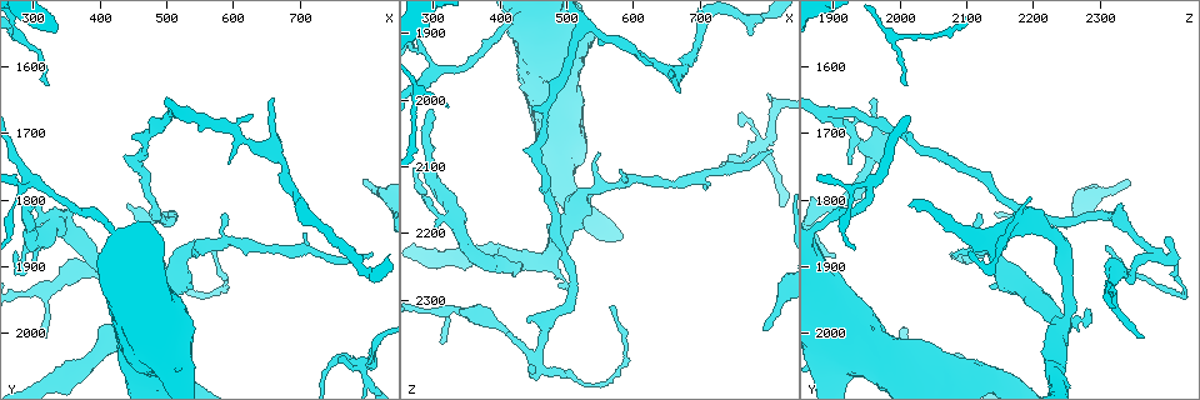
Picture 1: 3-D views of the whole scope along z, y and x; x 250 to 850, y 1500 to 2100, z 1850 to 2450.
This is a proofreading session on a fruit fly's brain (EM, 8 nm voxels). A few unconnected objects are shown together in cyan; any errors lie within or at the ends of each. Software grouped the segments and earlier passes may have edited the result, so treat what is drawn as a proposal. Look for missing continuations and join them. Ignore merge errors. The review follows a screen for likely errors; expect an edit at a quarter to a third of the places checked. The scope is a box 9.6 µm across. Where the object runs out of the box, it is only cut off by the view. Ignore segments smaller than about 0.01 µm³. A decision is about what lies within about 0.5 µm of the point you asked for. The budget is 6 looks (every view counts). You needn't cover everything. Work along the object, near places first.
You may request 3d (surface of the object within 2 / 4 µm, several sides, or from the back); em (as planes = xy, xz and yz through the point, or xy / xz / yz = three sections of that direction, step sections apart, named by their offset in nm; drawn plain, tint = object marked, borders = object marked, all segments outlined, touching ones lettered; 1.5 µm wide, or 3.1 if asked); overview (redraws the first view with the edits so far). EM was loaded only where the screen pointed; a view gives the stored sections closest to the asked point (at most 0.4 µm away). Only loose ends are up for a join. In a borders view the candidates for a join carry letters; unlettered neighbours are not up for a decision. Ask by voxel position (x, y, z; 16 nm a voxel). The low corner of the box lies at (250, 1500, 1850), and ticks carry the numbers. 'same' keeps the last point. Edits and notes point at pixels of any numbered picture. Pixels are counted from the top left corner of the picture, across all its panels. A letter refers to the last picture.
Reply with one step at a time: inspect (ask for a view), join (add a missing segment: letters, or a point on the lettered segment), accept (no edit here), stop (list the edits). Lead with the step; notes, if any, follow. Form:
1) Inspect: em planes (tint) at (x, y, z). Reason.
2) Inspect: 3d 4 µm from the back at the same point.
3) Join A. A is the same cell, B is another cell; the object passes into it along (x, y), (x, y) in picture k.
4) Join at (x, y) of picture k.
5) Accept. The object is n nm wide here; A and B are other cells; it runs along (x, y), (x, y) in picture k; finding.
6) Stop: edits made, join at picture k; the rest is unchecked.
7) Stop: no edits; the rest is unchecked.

Inspect: em planes (borders) at (295, 1810, 2015). Branch stops here.

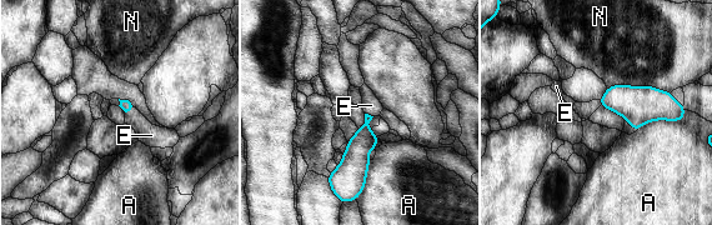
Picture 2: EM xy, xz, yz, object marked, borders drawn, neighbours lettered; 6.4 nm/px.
Join E. E is the same cell, A and N are other cells; the object passes into it along (125, 105), (128, 110), (151, 135) in picture 2; the neuron continues.

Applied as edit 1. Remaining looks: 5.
Inspect: overview. Redraw.

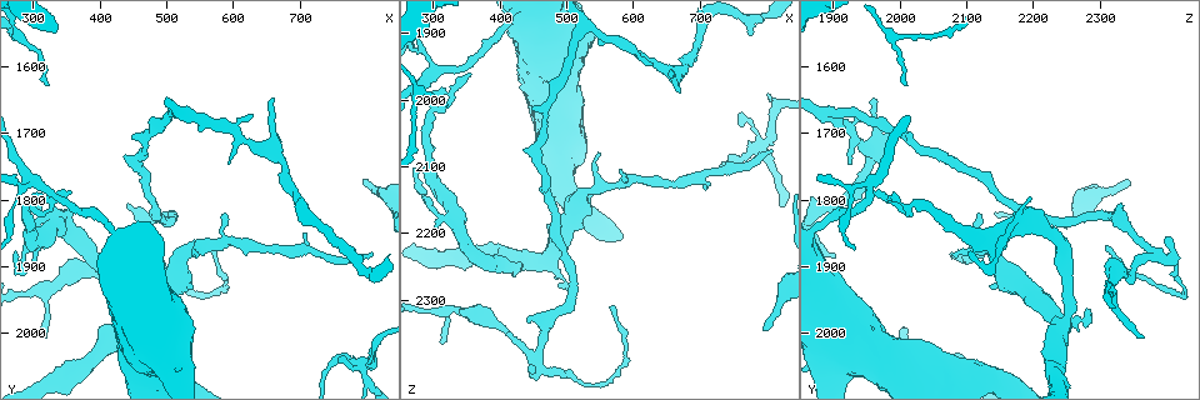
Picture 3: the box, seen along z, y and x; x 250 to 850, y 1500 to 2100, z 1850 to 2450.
Inspect: 3d 2 µm at (595, 1750, 1925).

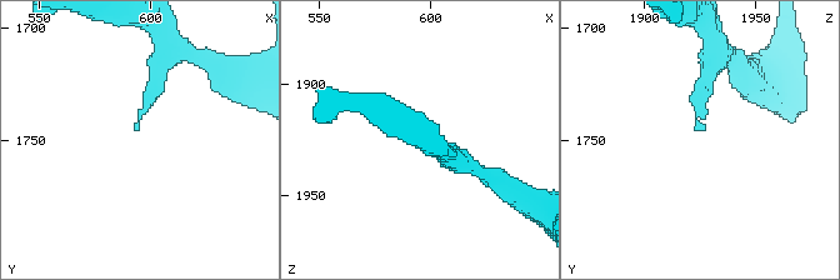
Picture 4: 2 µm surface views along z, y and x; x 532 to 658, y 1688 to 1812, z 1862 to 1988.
Inspect: em xz step 8 (tint) at (593, 1744, 1923).

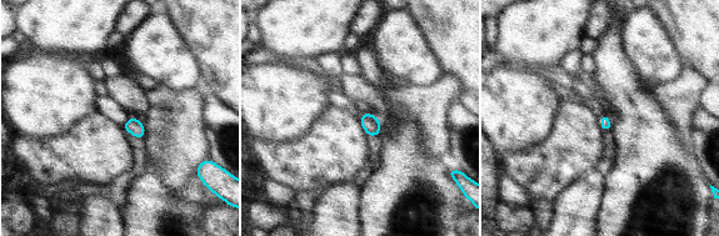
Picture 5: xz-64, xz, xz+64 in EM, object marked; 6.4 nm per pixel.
Inspect: em yz step 8 (borders) at the same point.

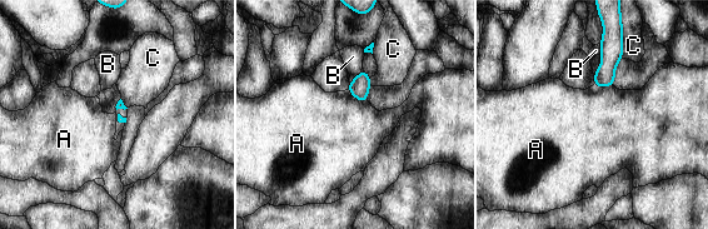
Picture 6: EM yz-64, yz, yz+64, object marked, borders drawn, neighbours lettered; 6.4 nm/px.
Accept. A, B and C are other cells; a border runs along (348, 89), (359, 100), (367, 100) in picture 6; no lettered segment goes on from it.

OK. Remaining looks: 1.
Stop: edits made, join at picture 2; the rest is unchecked.

